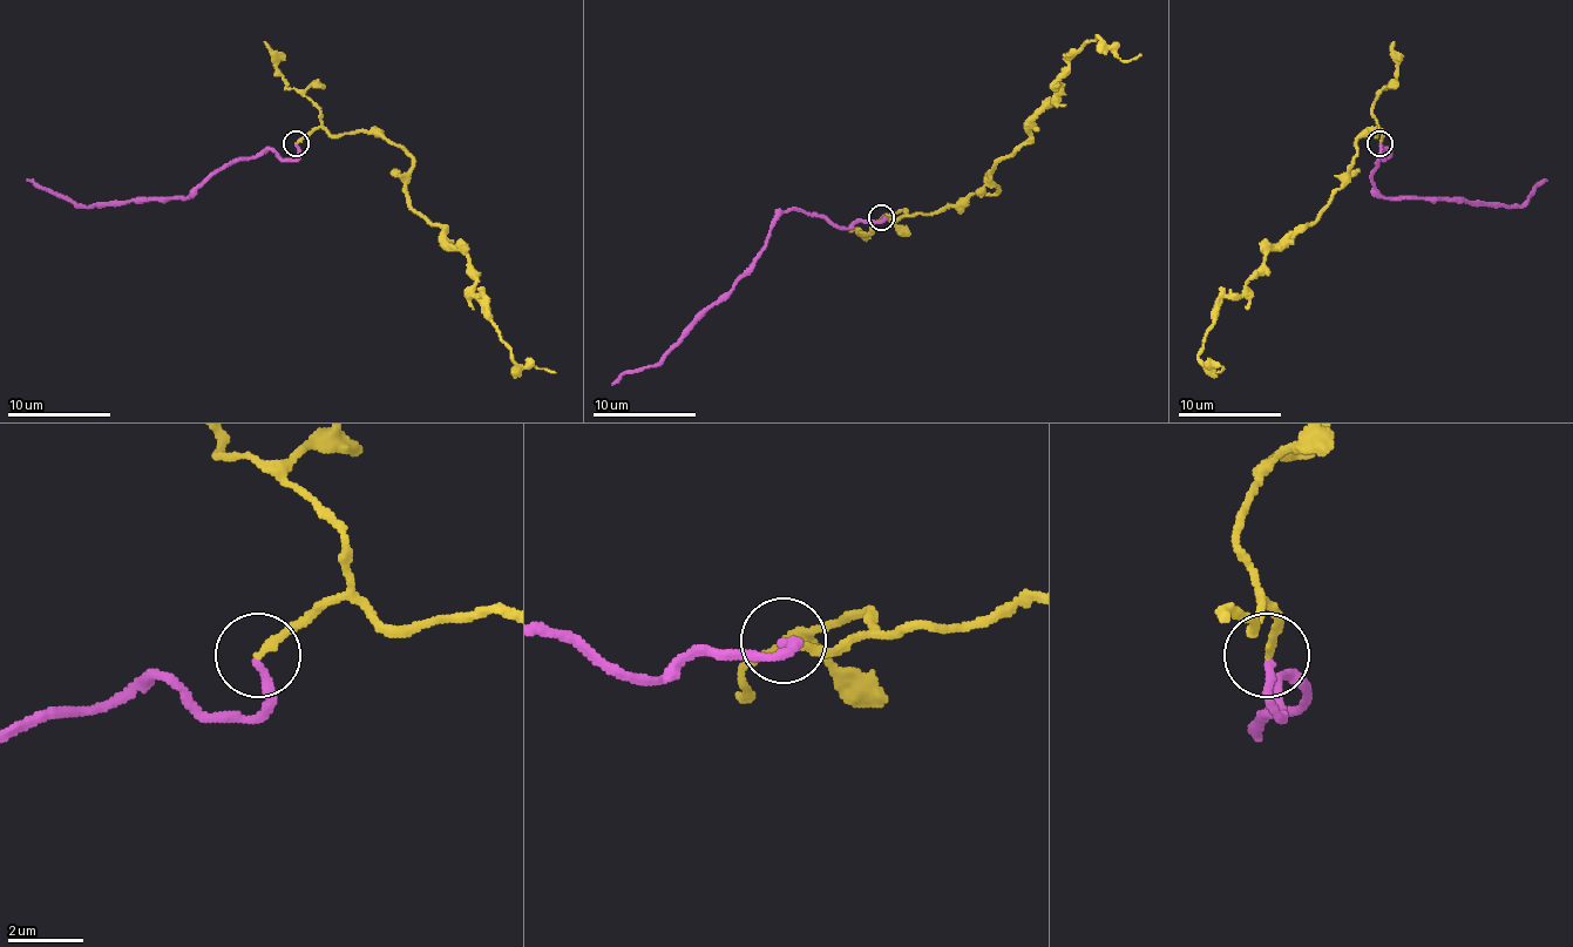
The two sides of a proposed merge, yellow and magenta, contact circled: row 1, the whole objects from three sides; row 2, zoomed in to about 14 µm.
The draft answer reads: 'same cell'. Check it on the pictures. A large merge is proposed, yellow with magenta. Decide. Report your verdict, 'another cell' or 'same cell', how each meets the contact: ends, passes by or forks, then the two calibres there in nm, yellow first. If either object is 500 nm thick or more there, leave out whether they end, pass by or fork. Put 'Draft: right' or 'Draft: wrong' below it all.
same cell | yellow ends | magenta ends | 200/220 nm
Draft: right

